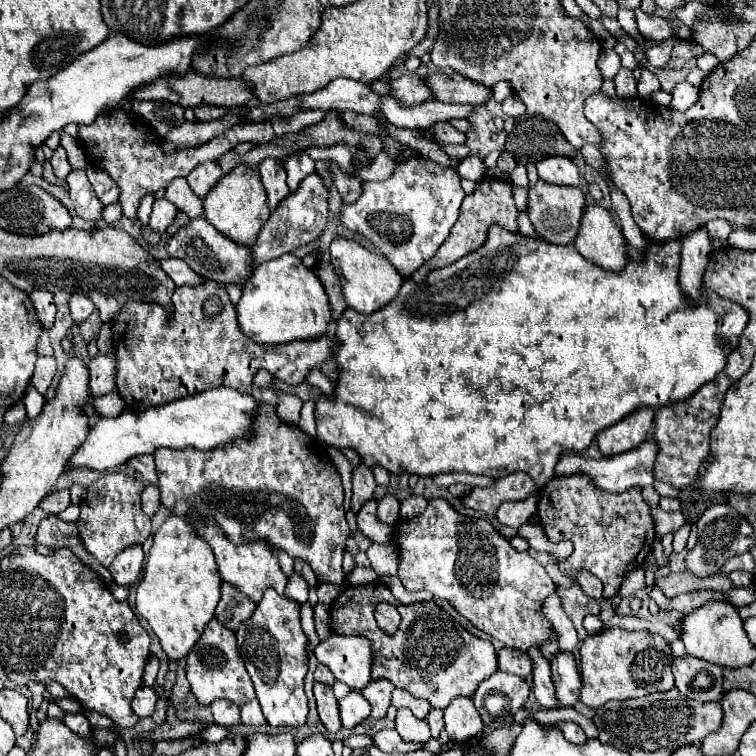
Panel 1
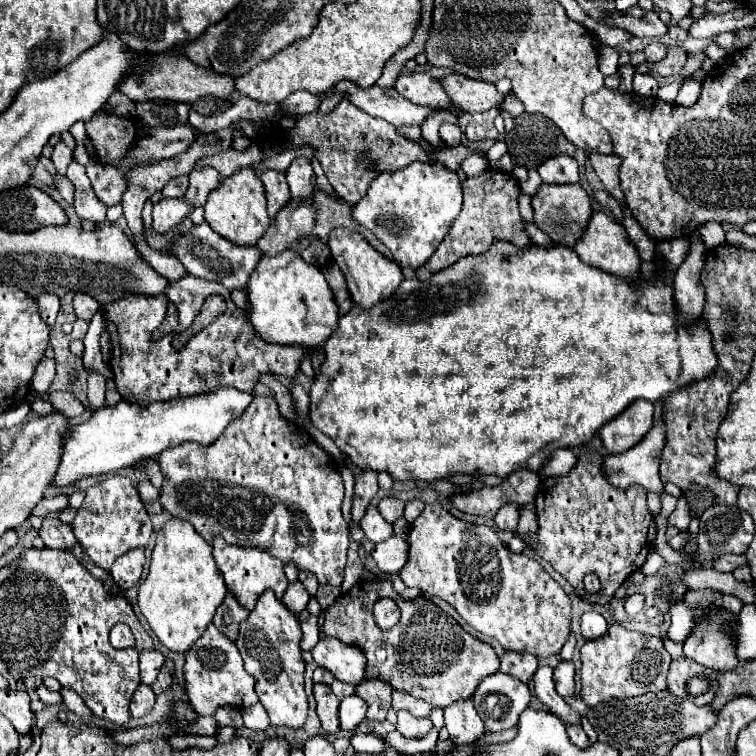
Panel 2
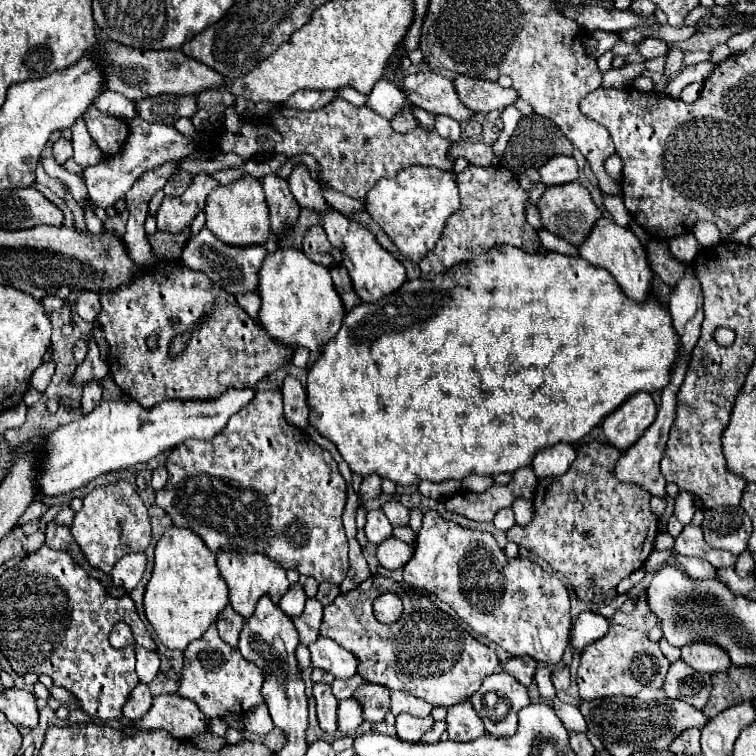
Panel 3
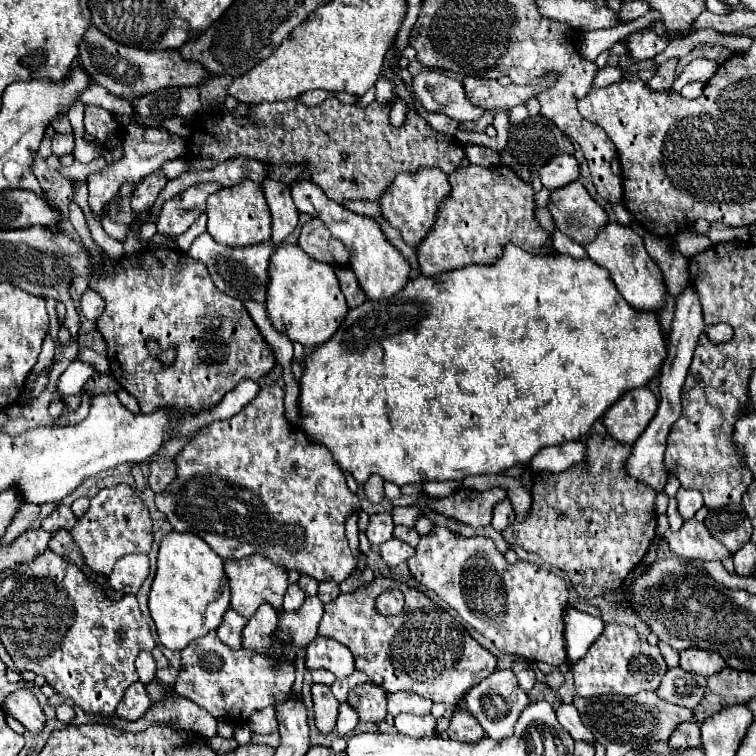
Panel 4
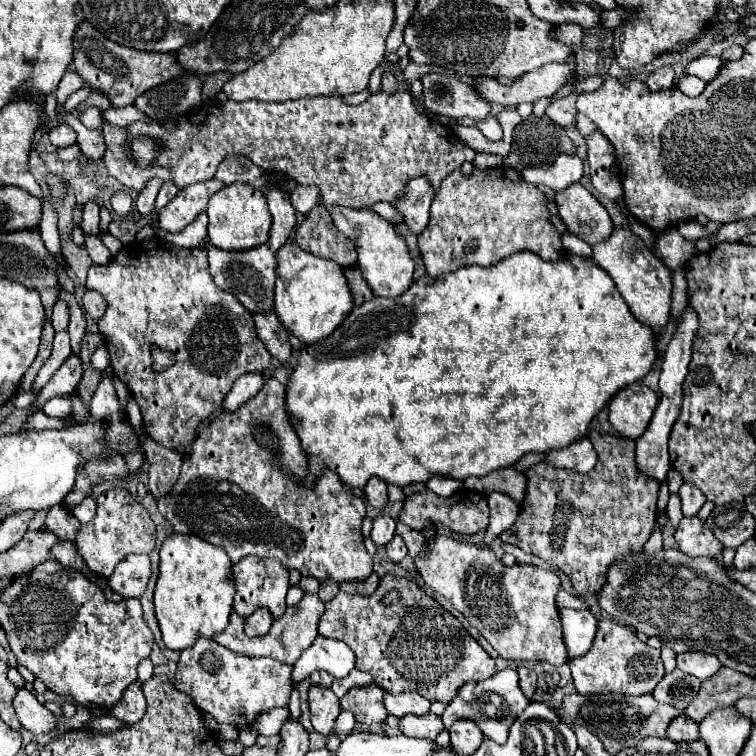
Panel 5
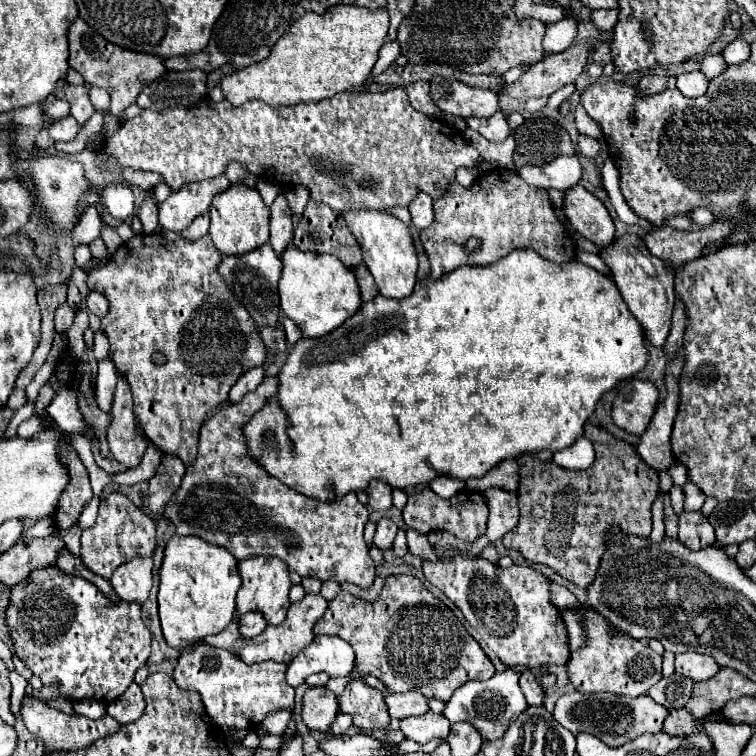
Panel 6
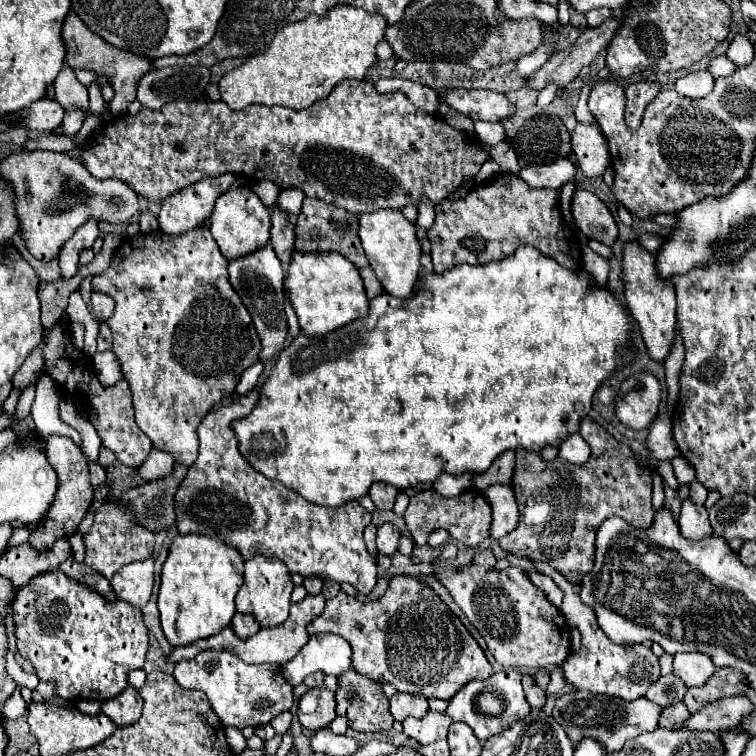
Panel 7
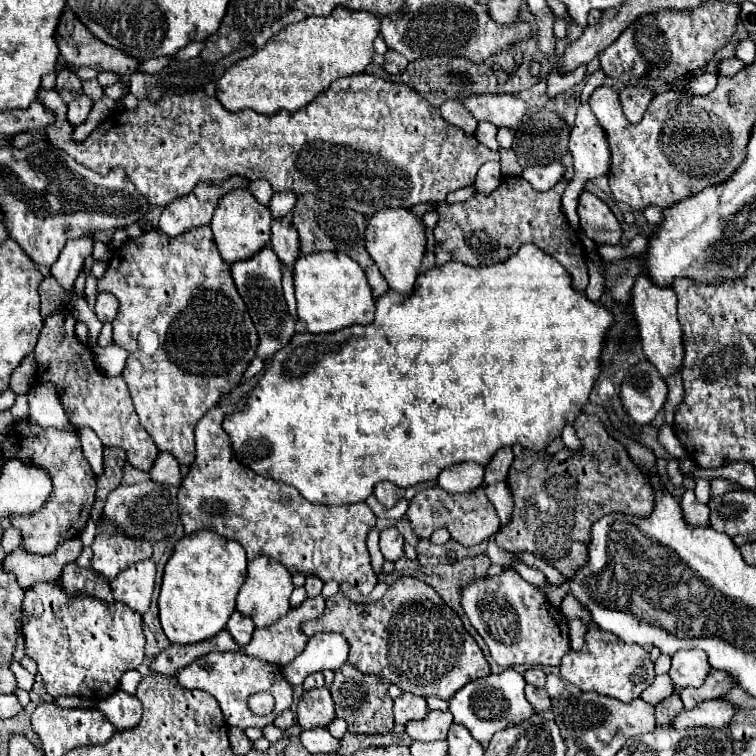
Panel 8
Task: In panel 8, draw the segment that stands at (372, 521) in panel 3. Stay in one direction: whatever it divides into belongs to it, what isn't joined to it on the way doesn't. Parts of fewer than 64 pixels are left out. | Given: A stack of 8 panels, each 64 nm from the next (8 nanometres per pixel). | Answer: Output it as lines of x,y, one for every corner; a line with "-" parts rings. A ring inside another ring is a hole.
386,528
380,532
380,550
386,560
398,562
404,558
404,538
396,528

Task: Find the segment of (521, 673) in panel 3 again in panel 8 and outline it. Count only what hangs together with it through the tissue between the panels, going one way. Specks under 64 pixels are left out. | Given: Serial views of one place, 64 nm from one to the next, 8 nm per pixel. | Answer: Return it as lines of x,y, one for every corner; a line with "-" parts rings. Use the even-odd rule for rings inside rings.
526,686
526,698
532,704
532,708
540,714
546,712
552,706
552,700
546,692
546,688
534,688
534,686

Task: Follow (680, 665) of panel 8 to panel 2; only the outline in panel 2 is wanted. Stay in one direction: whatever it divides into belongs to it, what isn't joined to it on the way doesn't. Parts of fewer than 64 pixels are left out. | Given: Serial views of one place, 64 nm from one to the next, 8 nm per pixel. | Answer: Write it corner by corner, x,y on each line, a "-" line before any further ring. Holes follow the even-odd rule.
714,612
710,616
706,616
696,628
694,632
686,638
684,642
684,656
698,662
700,666
712,668
712,670
732,670
738,666
738,658
734,654
734,638
730,636
730,622
734,618
726,612
726,620
724,616
720,616
720,612

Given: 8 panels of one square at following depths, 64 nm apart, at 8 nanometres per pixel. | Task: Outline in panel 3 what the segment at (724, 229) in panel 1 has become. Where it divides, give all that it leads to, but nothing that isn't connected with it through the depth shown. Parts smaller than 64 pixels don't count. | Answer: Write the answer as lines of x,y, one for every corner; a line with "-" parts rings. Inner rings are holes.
696,222
692,232
694,232
694,236
700,240
700,244
704,248
710,248
716,242
720,242
720,232
718,232
718,228
712,222

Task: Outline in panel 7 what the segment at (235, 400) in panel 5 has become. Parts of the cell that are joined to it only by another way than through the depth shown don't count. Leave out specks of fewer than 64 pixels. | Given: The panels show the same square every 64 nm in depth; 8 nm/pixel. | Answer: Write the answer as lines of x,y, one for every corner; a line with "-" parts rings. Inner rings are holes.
258,360
256,364
252,364
244,374
242,374
242,378
240,378
240,382
238,382
238,386
236,386
236,392
238,394
246,394
248,390
252,390
254,386
256,386
256,382
258,382
258,376
262,374
262,362

